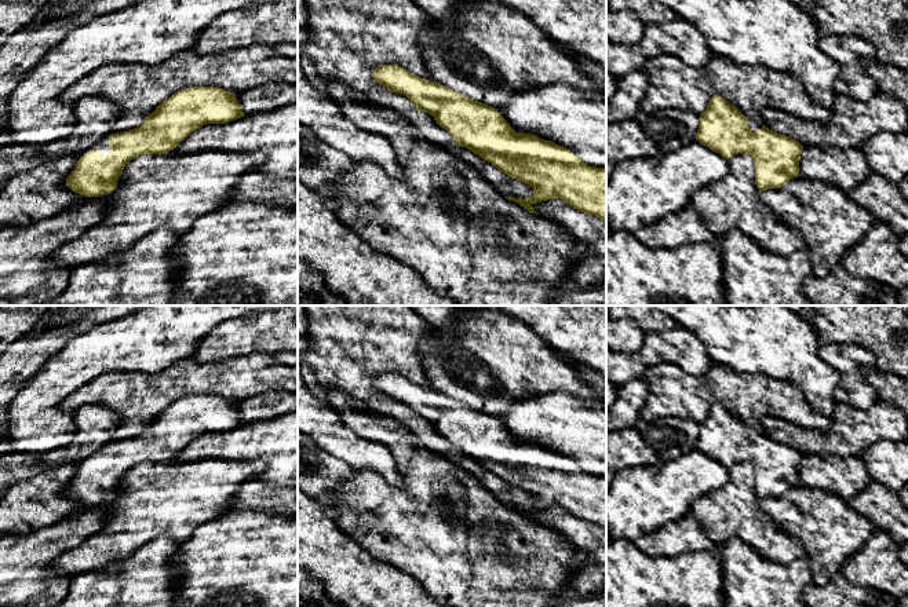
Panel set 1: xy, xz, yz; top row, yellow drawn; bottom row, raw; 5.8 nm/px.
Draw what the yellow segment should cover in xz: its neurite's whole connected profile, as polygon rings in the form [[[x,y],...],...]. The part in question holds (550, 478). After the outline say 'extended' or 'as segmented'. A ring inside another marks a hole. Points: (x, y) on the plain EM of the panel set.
[[[379,373],[372,379],[373,388],[386,395],[389,399],[405,403],[416,416],[417,423],[426,420],[434,425],[435,431],[448,439],[456,449],[456,453],[468,457],[485,469],[495,473],[500,480],[511,487],[521,489],[533,497],[533,504],[526,508],[507,505],[524,515],[529,522],[539,523],[533,512],[559,507],[573,518],[594,523],[606,530],[606,478],[587,473],[580,465],[573,464],[569,457],[559,454],[551,449],[540,447],[537,443],[515,440],[502,423],[492,414],[477,410],[460,401],[456,401],[440,391],[424,388],[398,373]]] | as segmented

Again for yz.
[[[714,403],[700,423],[696,449],[726,468],[739,461],[750,462],[759,500],[785,494],[799,483],[803,454],[765,434],[752,440],[747,428],[729,409]]] | as segmented

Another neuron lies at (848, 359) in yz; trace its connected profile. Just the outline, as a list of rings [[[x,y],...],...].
[[[827,344],[820,345],[820,356],[840,373],[840,383],[834,391],[836,402],[867,409],[878,401],[876,391],[860,373],[863,366],[875,366],[872,351],[857,344]]]

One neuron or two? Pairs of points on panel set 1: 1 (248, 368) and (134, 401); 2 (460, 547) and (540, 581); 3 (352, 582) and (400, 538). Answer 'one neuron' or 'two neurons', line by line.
1: one neuron
2: one neuron
3: two neurons

